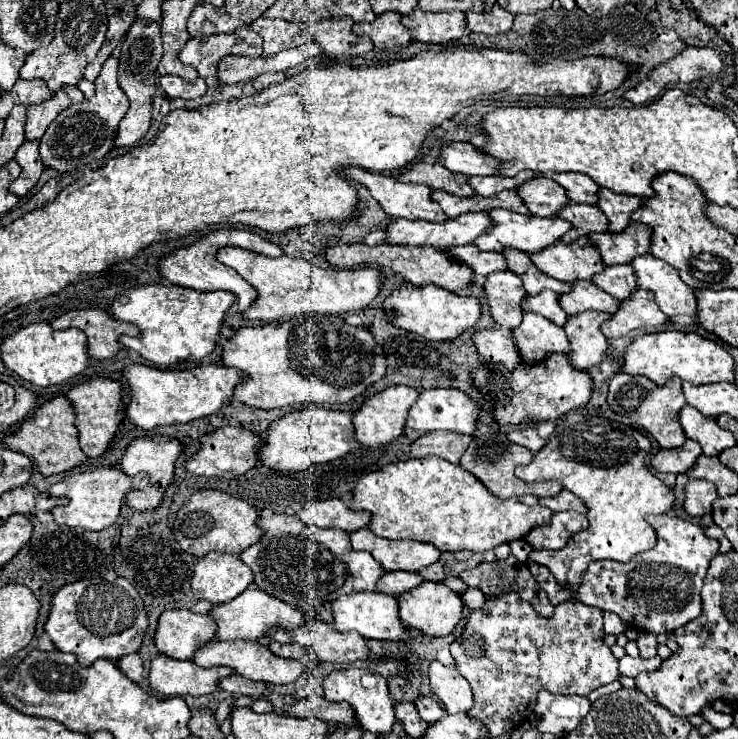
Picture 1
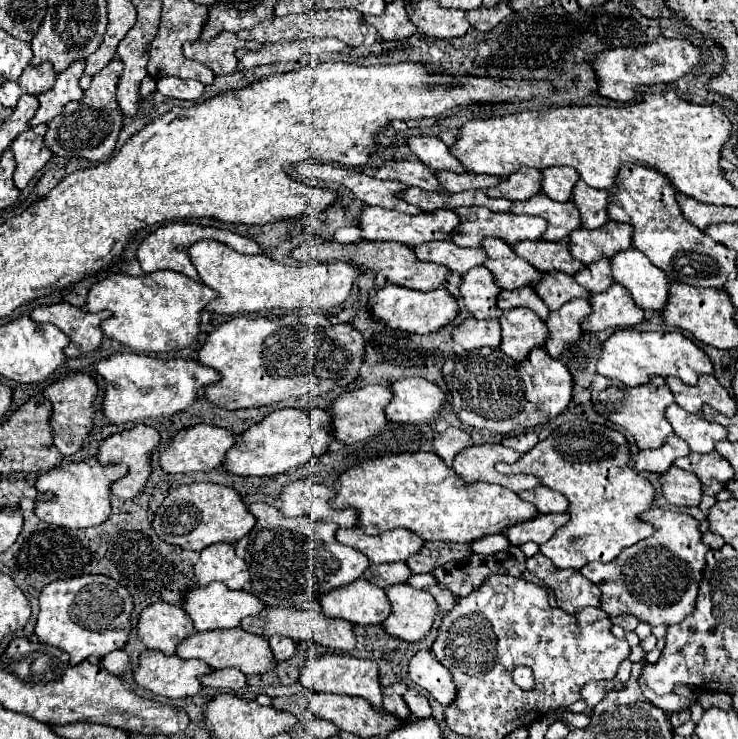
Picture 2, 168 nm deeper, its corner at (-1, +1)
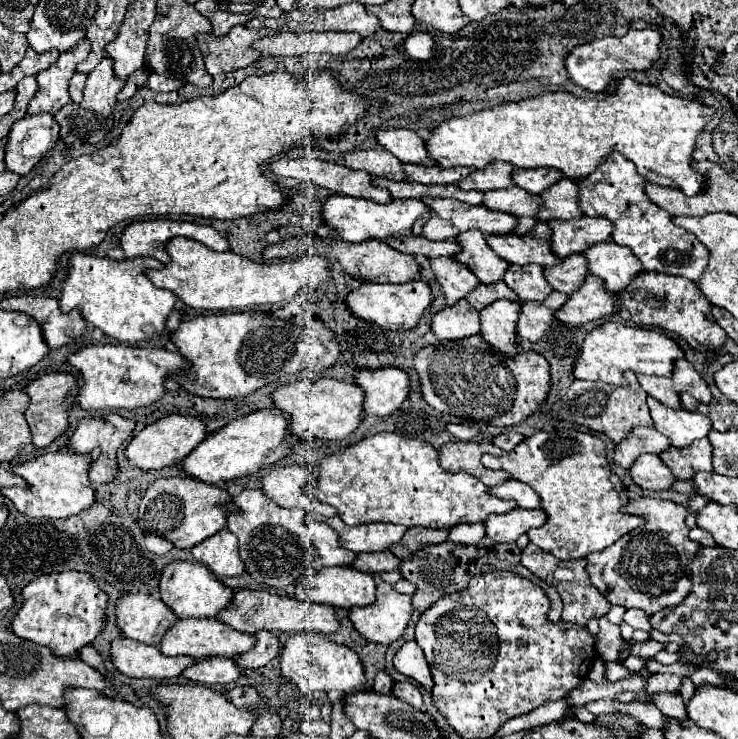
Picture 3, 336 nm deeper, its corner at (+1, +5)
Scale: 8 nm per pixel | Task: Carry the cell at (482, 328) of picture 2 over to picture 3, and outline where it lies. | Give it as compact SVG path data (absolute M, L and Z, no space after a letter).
M460 299L454 307L446 307L432 317L432 331L446 341L480 335L480 311L472 309L466 299Z

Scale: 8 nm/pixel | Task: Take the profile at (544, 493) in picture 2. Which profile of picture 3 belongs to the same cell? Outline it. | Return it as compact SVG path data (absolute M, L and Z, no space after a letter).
M510 479L498 487L492 487L490 491L492 491L492 495L498 495L500 499L514 499L518 503L518 507L522 507L522 509L540 507L540 495L536 495L536 491L532 491L532 487L528 487L526 483L520 483L518 479Z

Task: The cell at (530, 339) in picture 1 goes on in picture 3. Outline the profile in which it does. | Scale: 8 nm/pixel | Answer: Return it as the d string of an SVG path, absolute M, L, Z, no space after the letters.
M500 299L480 311L482 337L500 353L516 355L516 323L520 315L520 303Z

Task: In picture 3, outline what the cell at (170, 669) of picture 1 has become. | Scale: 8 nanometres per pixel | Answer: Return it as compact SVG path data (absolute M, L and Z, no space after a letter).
M126 637L112 641L112 661L116 669L128 677L158 681L180 677L186 667L196 663L196 659L192 657L168 657L162 651L158 651L158 647L144 645L140 641L132 641Z

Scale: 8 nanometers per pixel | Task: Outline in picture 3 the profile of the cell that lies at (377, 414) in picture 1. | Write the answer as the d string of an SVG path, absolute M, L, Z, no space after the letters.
M336 379L284 385L272 393L272 399L276 409L282 409L290 415L292 419L290 431L300 439L312 439L312 437L330 441L346 439L350 433L356 431L356 427L362 423L364 417L364 389Z

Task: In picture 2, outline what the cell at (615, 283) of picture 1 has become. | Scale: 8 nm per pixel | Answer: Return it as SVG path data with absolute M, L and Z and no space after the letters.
M598 259L594 263L588 263L584 269L574 273L574 279L578 285L582 285L586 291L592 291L592 293L606 291L606 287L610 287L614 283L610 279L608 259Z

